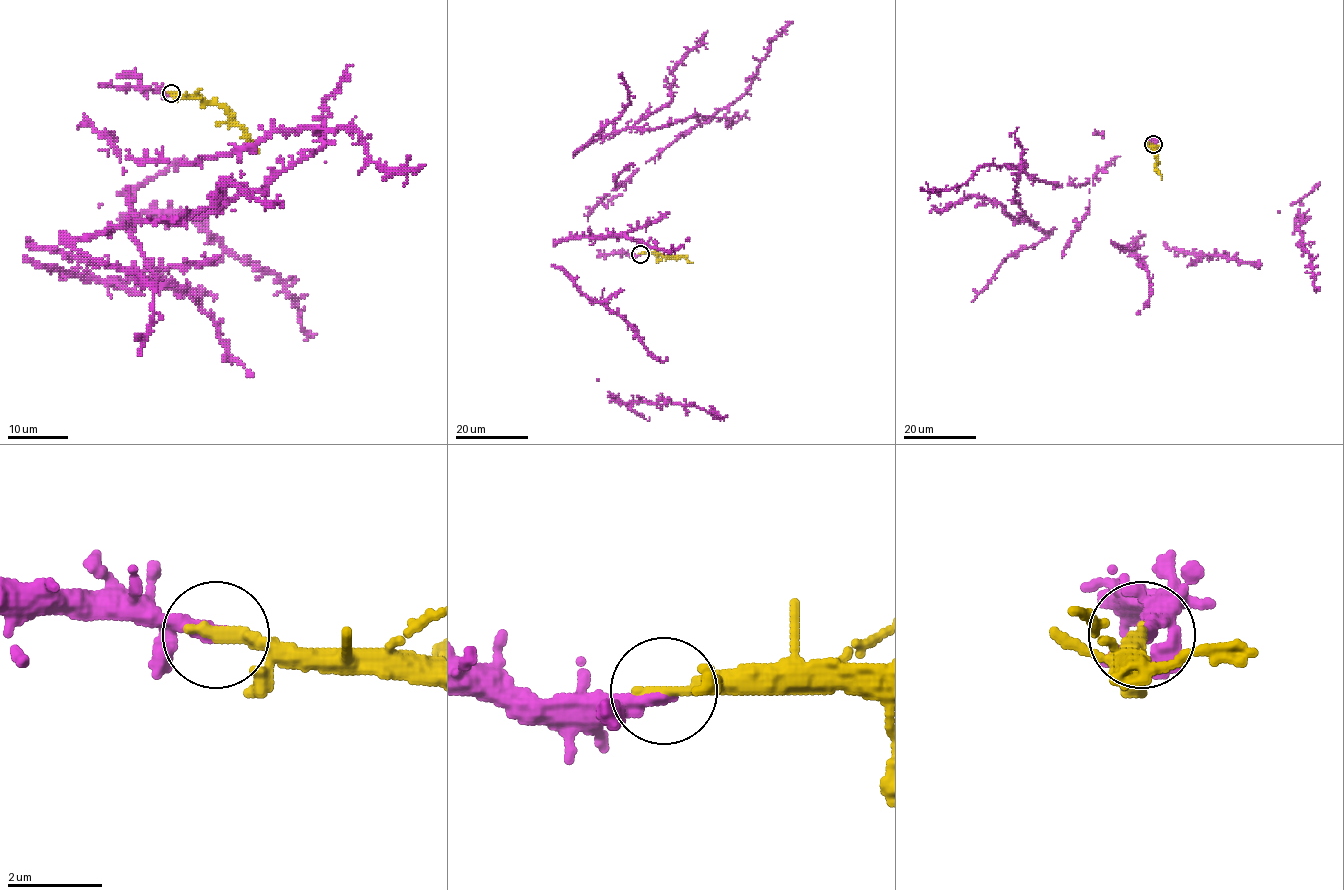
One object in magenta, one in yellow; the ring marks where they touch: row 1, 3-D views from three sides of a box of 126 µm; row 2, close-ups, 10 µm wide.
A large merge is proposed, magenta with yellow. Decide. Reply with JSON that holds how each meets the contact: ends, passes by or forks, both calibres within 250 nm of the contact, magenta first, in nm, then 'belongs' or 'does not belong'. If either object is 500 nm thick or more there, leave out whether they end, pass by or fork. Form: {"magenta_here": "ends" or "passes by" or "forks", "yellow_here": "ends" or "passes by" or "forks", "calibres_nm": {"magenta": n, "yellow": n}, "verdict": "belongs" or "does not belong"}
{"magenta_here": "ends", "yellow_here": "ends", "calibres_nm": {"magenta": 360, "yellow": 320}, "verdict": "belongs"}

